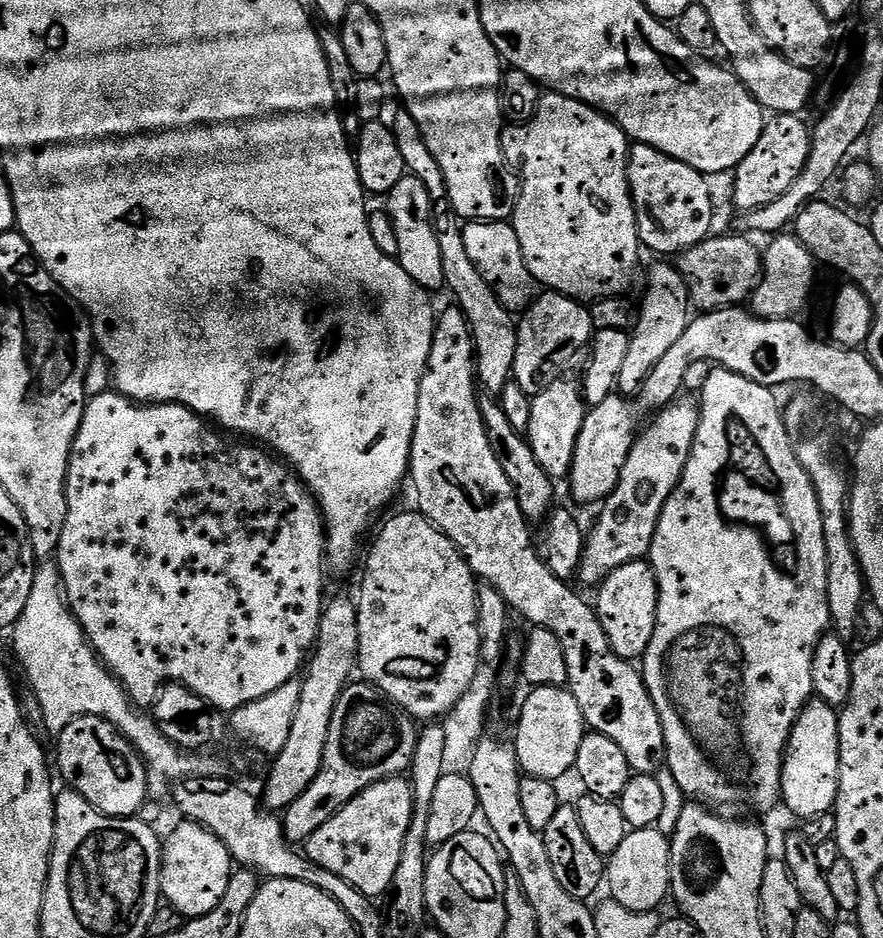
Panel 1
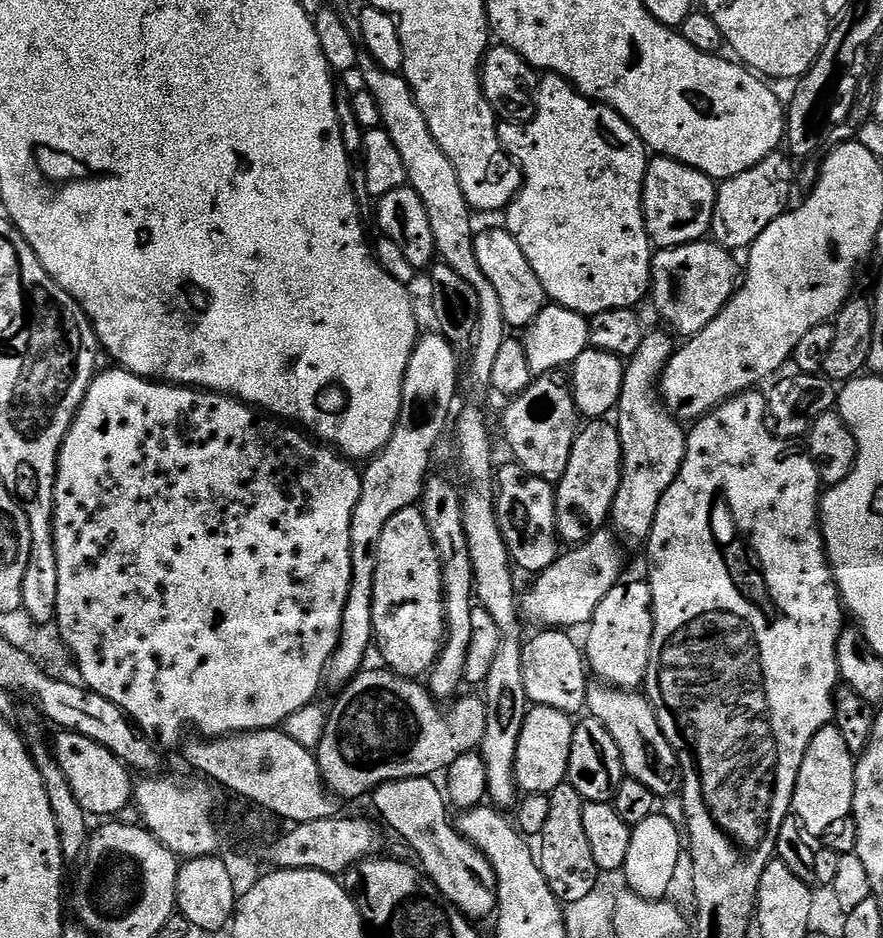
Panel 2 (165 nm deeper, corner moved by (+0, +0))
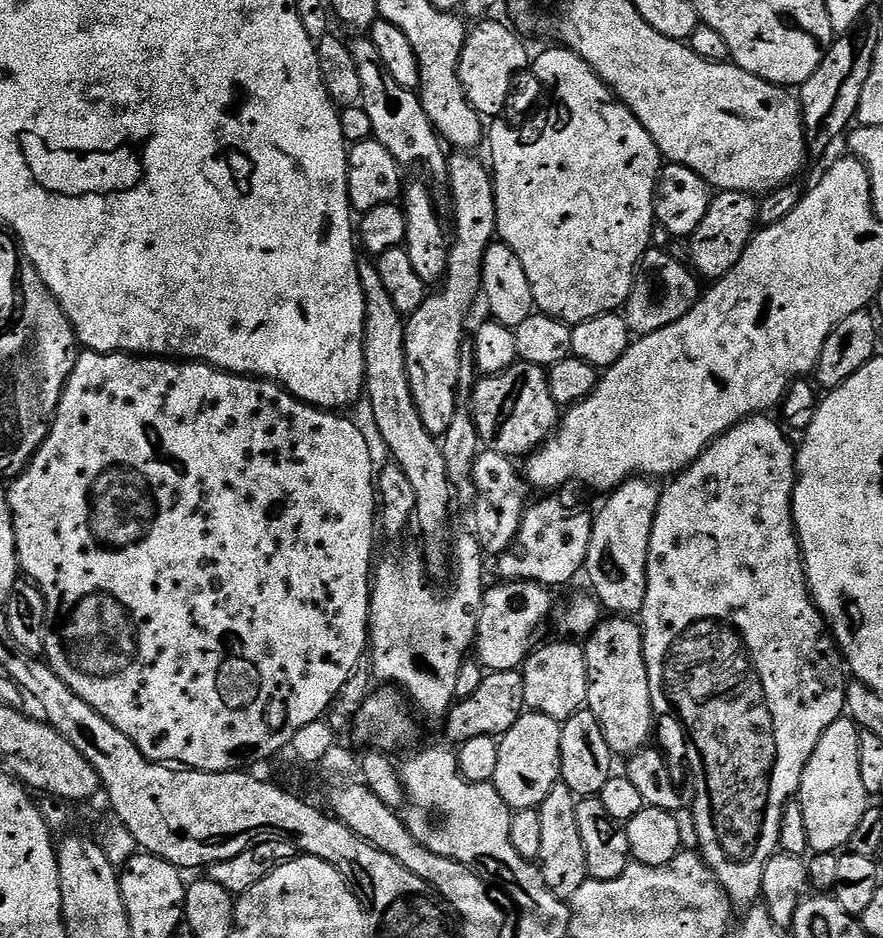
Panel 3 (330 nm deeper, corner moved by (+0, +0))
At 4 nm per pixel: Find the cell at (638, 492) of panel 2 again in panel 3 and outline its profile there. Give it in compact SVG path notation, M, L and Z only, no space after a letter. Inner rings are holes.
M633 478L624 481L620 487L607 493L604 505L600 513L595 513L590 534L590 550L588 551L588 563L586 576L592 583L591 591L597 600L609 613L629 618L635 617L644 608L646 602L646 578L648 577L648 547L650 546L650 534L654 526L656 511L660 505L661 485L652 478Z

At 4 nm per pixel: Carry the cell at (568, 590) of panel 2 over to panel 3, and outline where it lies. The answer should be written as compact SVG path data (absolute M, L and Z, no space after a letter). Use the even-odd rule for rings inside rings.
M510 580L507 582L496 582L489 587L484 594L484 605L480 611L480 630L476 634L474 645L475 655L479 663L488 672L514 672L528 659L529 652L533 651L532 639L540 628L544 619L551 617L554 612L552 608L553 593L543 584L535 584L529 580Z

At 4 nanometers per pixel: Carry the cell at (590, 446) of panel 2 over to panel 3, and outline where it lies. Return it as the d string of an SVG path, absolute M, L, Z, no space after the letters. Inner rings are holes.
M552 494L541 504L533 503L522 518L516 541L495 561L501 581L529 580L556 590L559 584L568 584L588 563L593 513L583 512L572 500L559 500Z

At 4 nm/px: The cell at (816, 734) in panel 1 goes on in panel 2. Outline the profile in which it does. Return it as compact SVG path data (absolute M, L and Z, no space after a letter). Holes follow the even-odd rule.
M834 726L818 730L802 758L798 778L792 795L792 812L805 832L813 838L823 837L832 823L852 814L854 802L854 778L857 757L846 746L842 734Z

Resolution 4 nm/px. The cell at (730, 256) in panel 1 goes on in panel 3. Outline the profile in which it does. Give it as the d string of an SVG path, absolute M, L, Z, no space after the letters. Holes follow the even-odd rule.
M656 246L649 247L644 253L626 305L626 319L633 333L645 336L654 330L662 330L662 326L678 322L678 318L685 316L695 306L702 295L699 284L701 281L697 273L687 263L684 264L679 264L674 257L667 256L664 252L659 252Z

